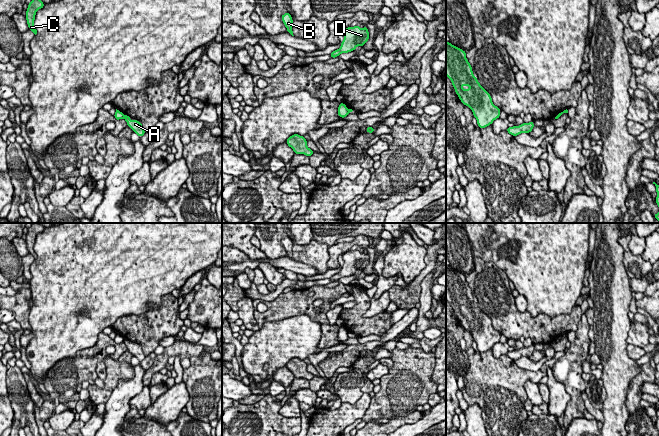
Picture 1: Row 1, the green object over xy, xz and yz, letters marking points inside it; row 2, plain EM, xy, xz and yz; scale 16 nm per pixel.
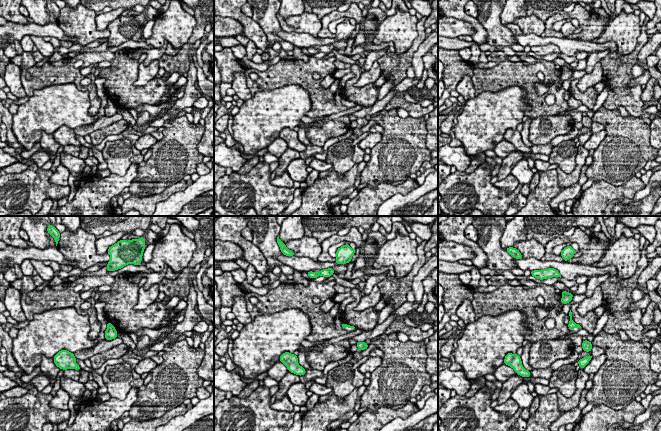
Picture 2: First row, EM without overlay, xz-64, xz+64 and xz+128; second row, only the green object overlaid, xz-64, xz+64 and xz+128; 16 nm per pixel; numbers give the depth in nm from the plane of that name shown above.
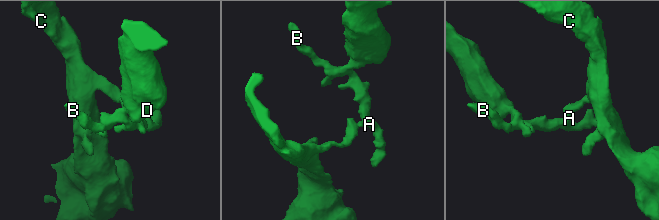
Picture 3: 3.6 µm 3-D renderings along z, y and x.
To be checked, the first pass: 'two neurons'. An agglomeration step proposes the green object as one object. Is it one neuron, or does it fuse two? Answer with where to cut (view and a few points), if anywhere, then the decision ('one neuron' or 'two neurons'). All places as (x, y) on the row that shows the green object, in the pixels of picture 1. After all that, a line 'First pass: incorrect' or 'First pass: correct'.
cut in xz along (347, 109), (349, 112); two neurons
First pass: correct

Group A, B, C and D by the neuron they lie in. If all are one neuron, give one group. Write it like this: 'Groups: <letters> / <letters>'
Groups: A B D / C

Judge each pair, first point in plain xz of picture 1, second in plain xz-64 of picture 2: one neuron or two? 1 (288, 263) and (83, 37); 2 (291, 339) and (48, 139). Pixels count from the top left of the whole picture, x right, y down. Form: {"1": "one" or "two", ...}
{"1": "two", "2": "two"}

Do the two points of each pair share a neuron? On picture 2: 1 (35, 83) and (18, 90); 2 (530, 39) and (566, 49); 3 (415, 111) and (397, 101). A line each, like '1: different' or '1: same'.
1: different
2: same
3: same

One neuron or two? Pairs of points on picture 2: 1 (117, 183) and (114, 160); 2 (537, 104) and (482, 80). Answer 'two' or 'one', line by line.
1: two
2: one

